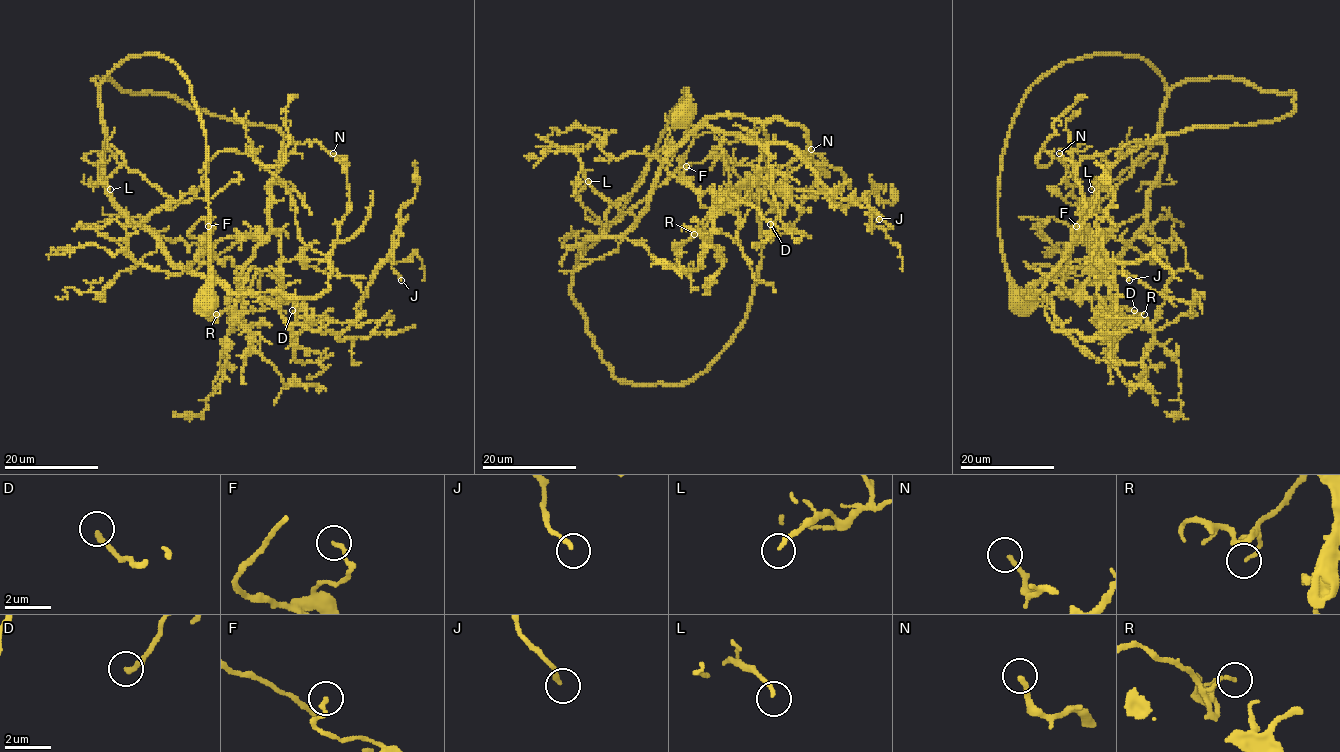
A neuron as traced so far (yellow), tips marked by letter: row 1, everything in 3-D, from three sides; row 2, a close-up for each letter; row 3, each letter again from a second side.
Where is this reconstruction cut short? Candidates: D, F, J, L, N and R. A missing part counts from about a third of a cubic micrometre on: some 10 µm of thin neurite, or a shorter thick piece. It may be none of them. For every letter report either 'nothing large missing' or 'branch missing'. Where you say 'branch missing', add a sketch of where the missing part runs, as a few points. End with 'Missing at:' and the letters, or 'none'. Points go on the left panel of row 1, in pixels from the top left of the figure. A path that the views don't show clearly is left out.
D: nothing large missing
F: nothing large missing
J: nothing large missing
L: nothing large missing
N: branch missing; missing branch runs (333, 153), (298, 109), (302, 96)
R: nothing large missing
Missing at: N

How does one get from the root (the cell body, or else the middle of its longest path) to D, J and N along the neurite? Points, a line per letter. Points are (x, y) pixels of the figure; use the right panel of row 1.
D: (1024, 303), (1014, 115), (1131, 54), (1166, 86), (1147, 226), (1036, 290), (1083, 337), (1134, 310)
J: (1024, 303), (1005, 139), (1092, 55), (1163, 78), (1165, 159), (1036, 290), (1093, 337), (1129, 280)
N: (1024, 303), (998, 227), (1023, 96), (1092, 55), (1163, 78), (1147, 226), (1028, 297), (1084, 209), (1059, 153)

